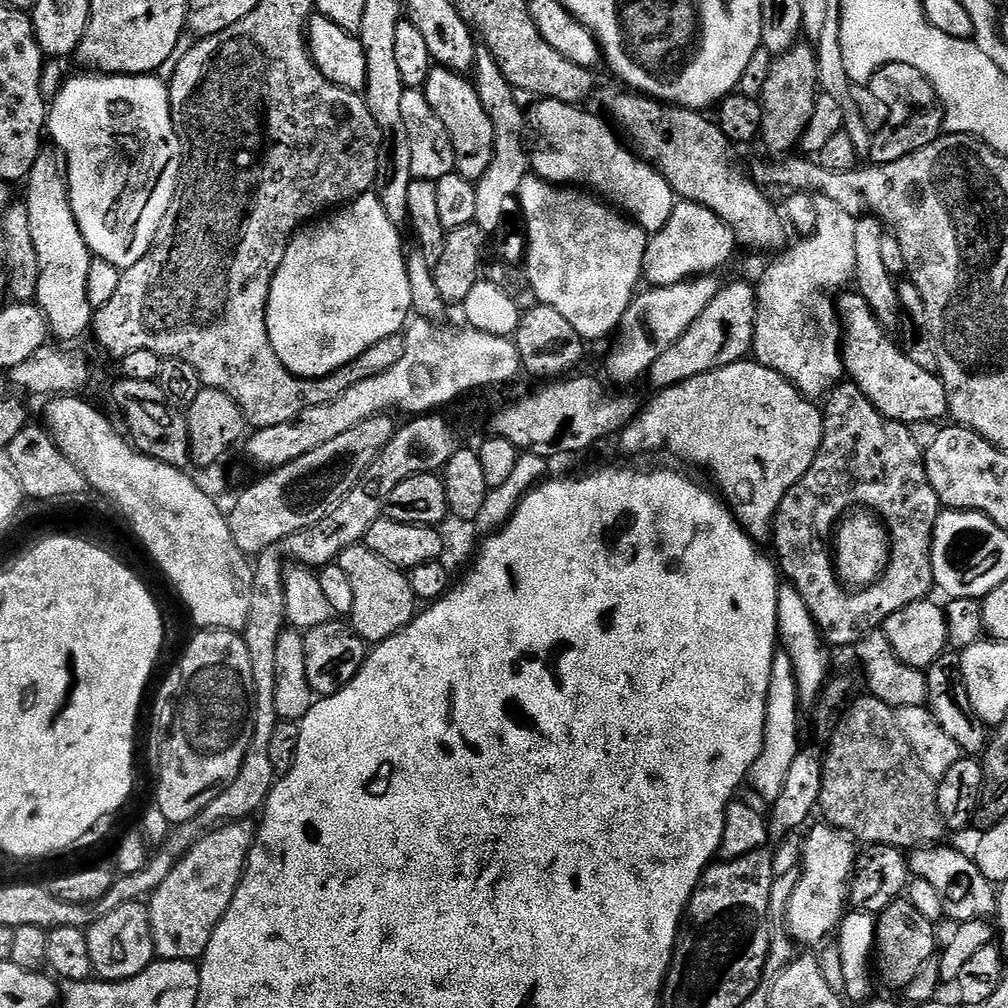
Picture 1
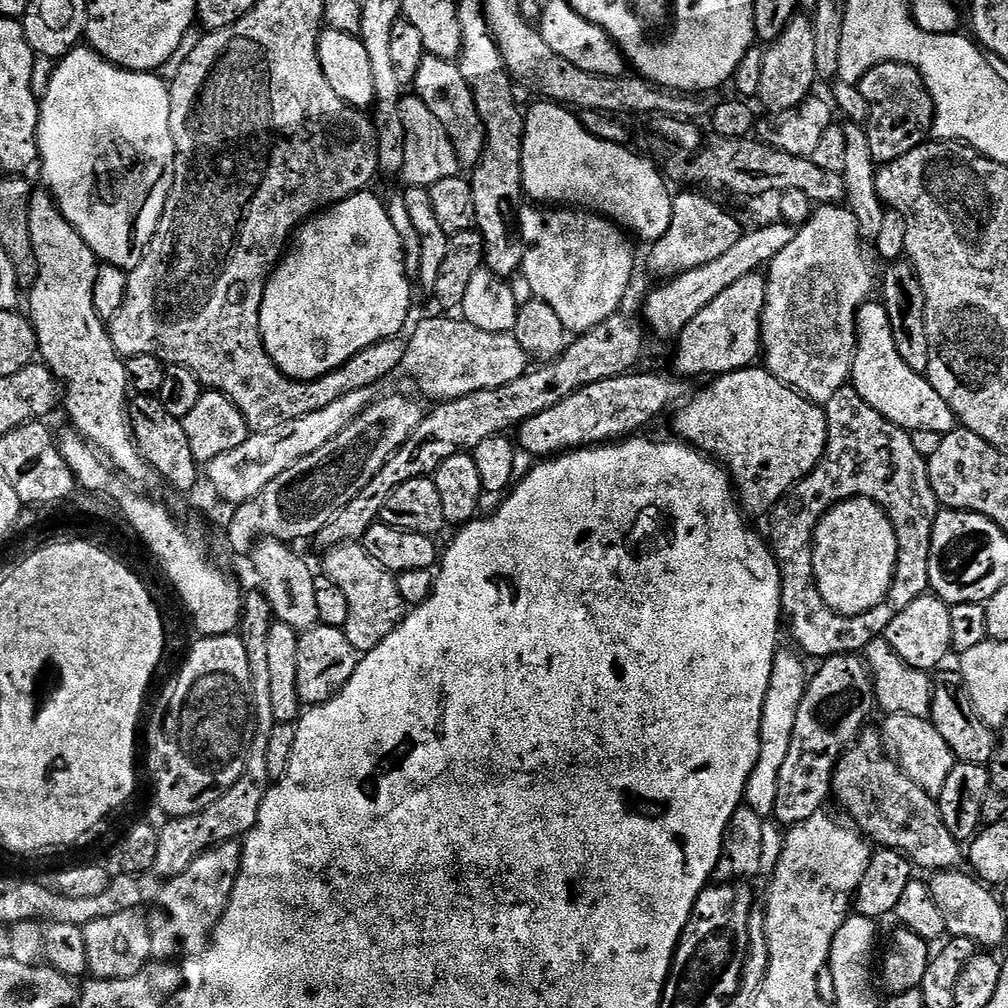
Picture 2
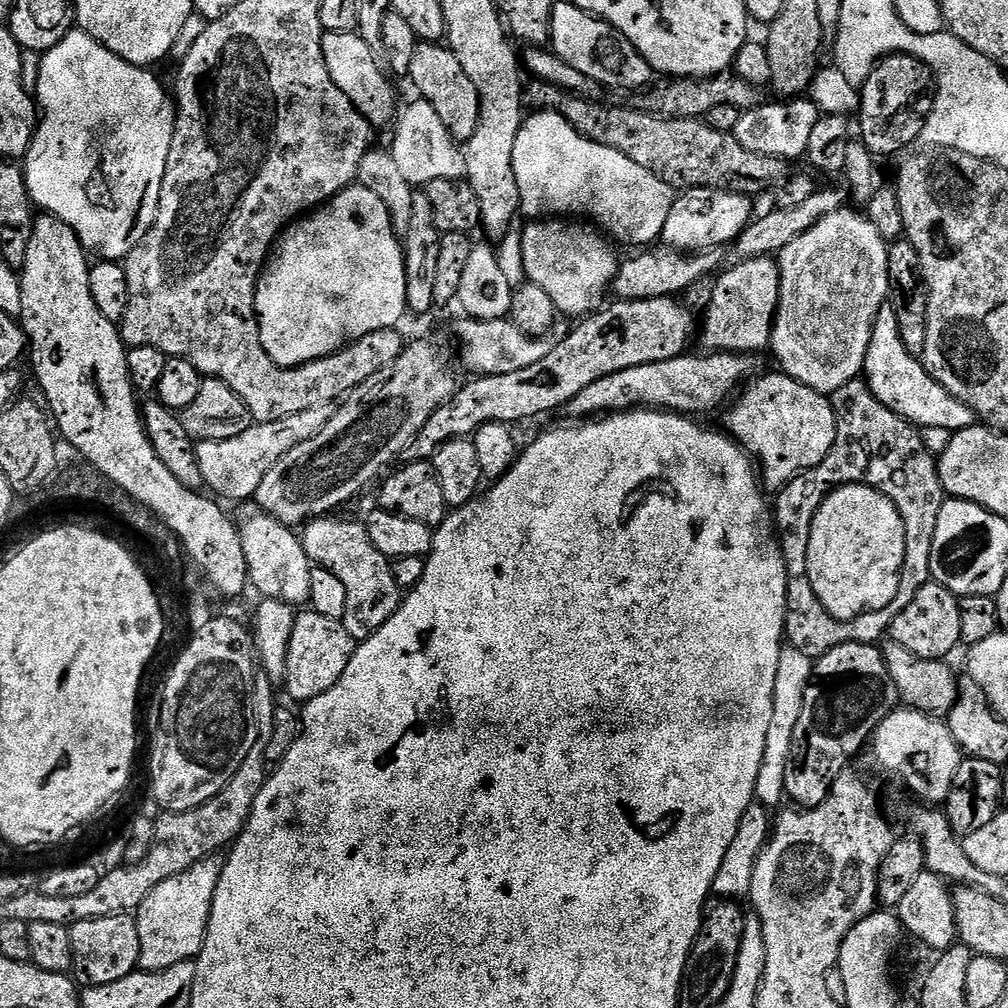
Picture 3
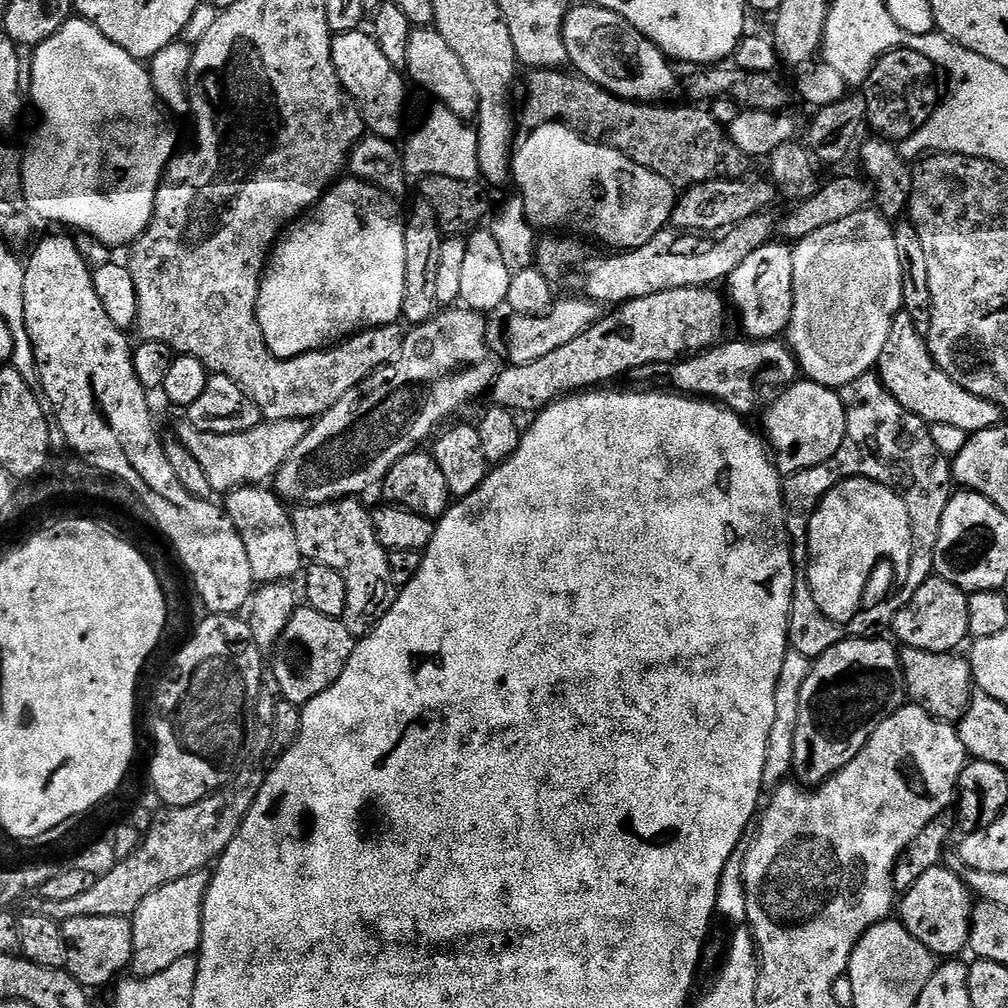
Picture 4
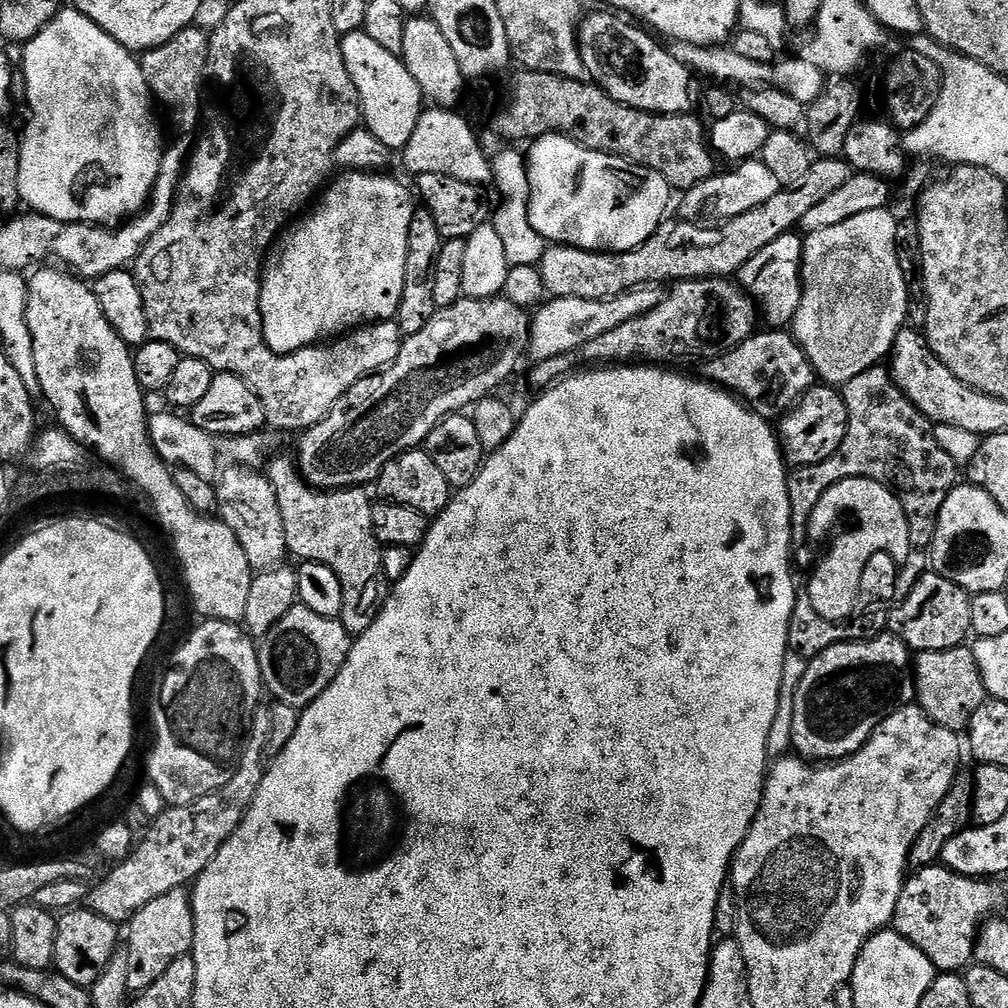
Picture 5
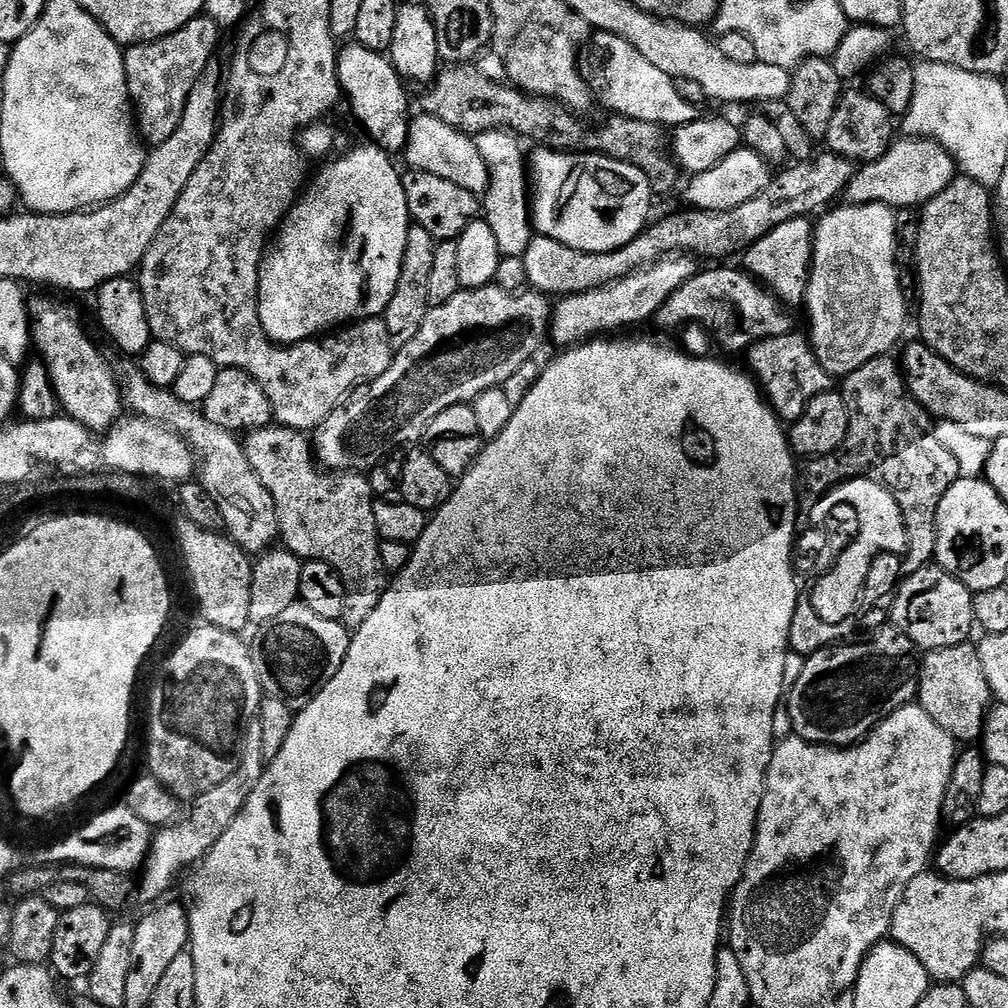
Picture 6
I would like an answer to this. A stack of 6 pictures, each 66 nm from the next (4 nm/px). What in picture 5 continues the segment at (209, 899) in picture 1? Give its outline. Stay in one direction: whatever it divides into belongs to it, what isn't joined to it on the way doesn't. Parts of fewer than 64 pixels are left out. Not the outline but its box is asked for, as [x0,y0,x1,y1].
[126,888,194,993]

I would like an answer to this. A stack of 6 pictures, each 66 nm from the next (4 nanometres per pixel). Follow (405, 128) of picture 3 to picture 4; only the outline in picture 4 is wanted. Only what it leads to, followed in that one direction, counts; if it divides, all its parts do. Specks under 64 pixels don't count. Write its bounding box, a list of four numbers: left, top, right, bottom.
[402,106,480,180]

